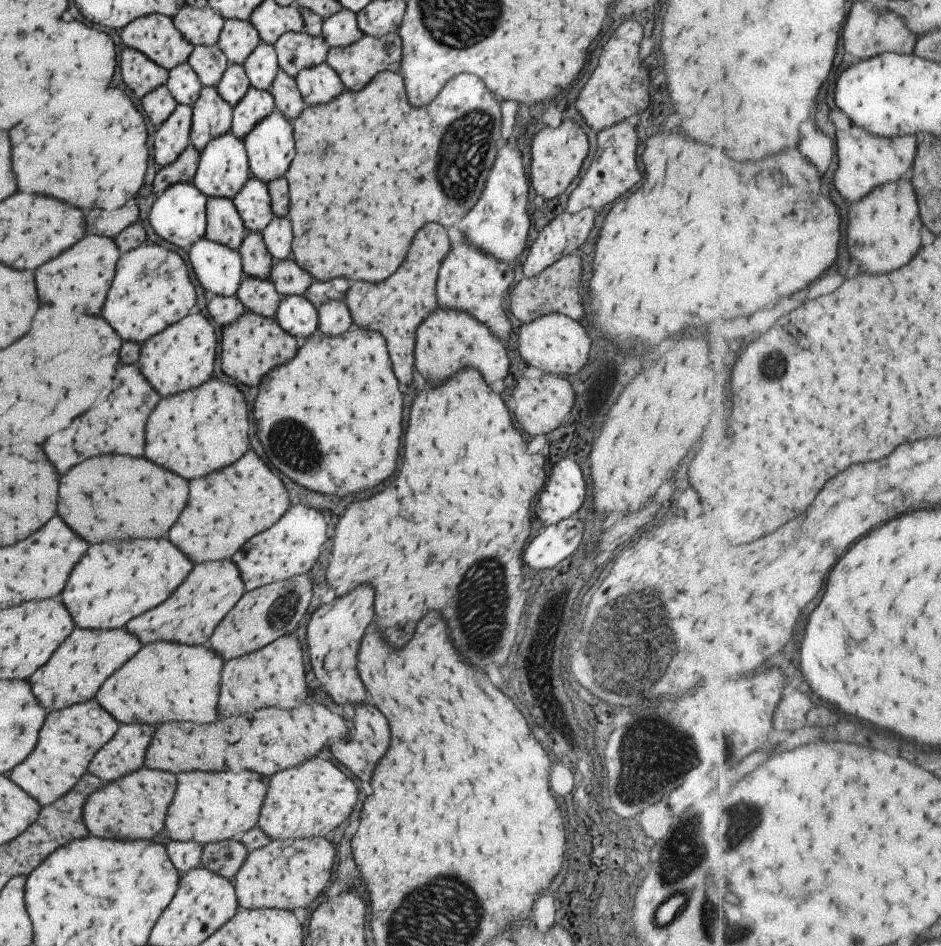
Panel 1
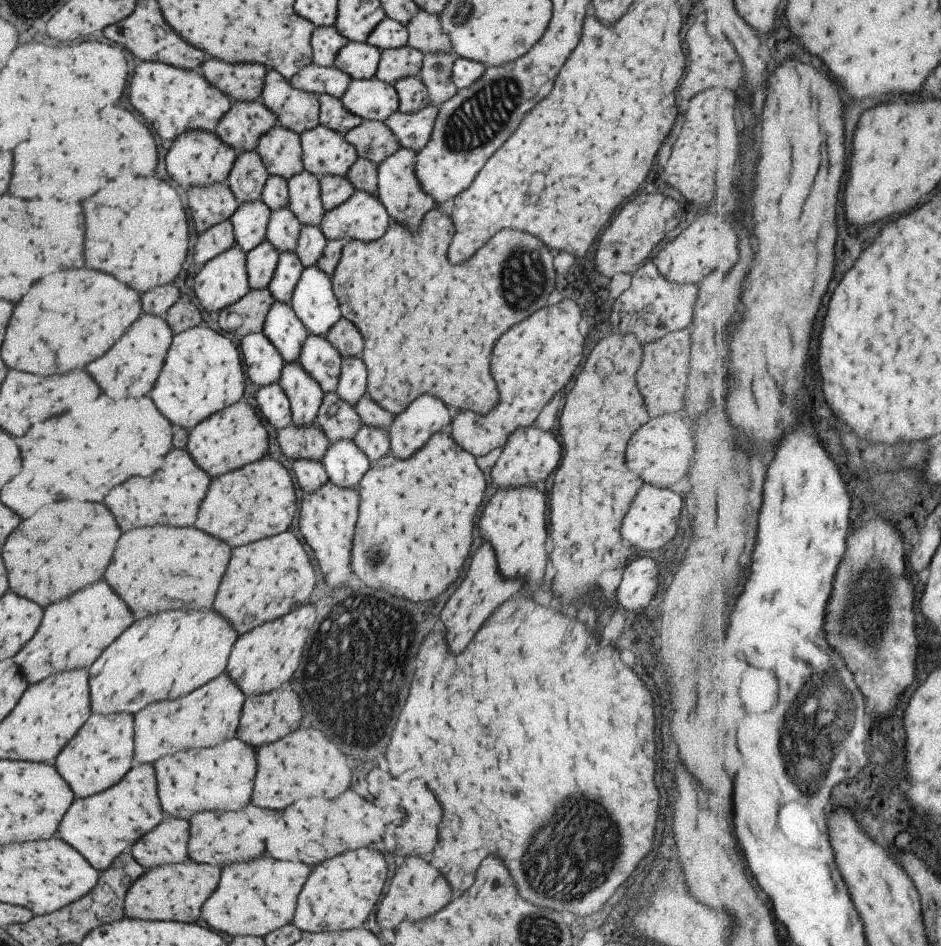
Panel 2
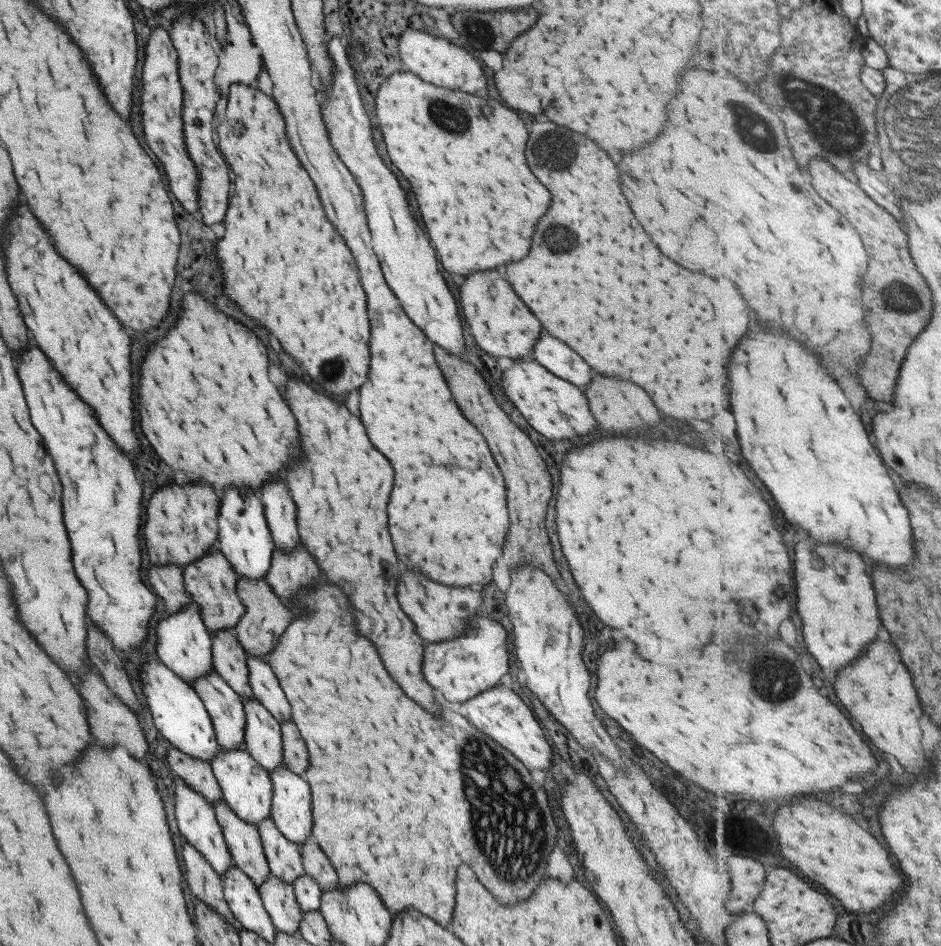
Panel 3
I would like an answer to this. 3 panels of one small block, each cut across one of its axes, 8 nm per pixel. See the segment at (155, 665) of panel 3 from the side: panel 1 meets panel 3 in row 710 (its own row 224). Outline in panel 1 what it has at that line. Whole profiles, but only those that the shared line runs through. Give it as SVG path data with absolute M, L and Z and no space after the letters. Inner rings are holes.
M175 183L159 194L151 205L148 221L155 234L173 246L188 252L190 246L204 237L206 196L192 183Z

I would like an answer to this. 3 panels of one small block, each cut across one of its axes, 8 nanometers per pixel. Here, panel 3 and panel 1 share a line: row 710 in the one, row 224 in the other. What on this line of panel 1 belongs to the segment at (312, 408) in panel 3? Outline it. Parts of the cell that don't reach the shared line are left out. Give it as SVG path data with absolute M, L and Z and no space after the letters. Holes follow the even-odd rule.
M425 224L411 240L411 248L393 276L389 276L381 284L351 282L345 293L343 302L353 324L368 331L378 332L387 342L389 358L399 384L411 382L417 327L438 308L434 288L441 261L450 251L452 237L453 231L447 231L443 226Z

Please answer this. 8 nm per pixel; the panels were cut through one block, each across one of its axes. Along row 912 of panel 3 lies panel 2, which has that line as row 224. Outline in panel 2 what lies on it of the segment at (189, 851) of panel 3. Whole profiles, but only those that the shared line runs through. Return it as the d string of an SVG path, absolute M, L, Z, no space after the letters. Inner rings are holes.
M227 219L205 232L198 233L194 246L194 263L202 267L209 259L215 258L219 253L231 248L233 244L235 242L232 224Z

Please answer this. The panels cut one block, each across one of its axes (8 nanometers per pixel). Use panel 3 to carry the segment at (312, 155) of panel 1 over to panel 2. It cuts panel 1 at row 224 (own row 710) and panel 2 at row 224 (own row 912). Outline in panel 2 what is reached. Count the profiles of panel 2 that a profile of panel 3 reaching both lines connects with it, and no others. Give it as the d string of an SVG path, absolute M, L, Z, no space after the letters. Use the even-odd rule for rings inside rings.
M437 208L426 212L418 228L419 234L415 236L391 221L385 236L379 240L348 241L330 276L332 291L339 303L341 317L353 324L365 340L360 359L366 368L366 393L383 410L392 415L401 414L421 392L439 398L451 410L487 414L497 404L497 390L489 374L491 348L505 330L547 304L547 296L553 292L555 284L551 254L533 236L501 230L491 236L491 240L487 240L487 244L479 248L467 264L451 266L445 258L445 250L451 242L454 226L451 219ZM505 268L507 272L511 272L511 268L521 270L515 278L505 280Z

